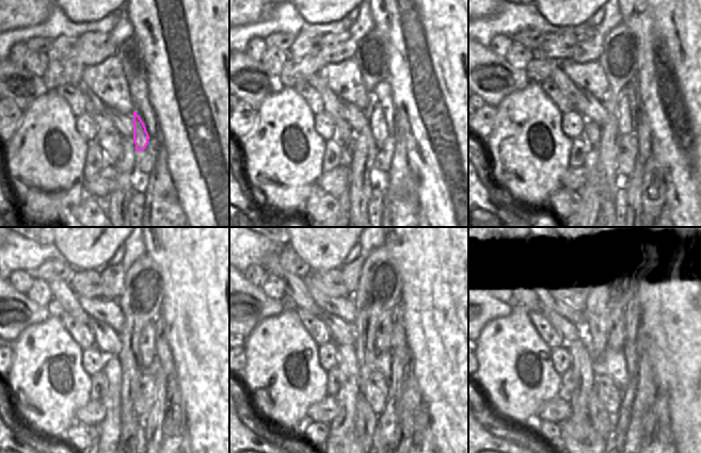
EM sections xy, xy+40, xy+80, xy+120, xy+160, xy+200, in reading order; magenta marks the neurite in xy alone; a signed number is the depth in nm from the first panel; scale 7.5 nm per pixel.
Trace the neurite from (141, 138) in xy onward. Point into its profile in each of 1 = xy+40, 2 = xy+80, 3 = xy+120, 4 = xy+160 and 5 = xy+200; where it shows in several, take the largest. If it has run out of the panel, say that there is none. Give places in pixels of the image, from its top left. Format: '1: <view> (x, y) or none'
1: xy+40 (375, 114)
2: xy+80 (622, 111)
3: xy+120 (147, 337)
4: xy+160 (384, 330)
5: xy+200 (617, 335)

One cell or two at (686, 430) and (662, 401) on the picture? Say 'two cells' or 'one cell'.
two cells

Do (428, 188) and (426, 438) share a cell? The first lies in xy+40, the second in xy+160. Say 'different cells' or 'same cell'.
different cells

